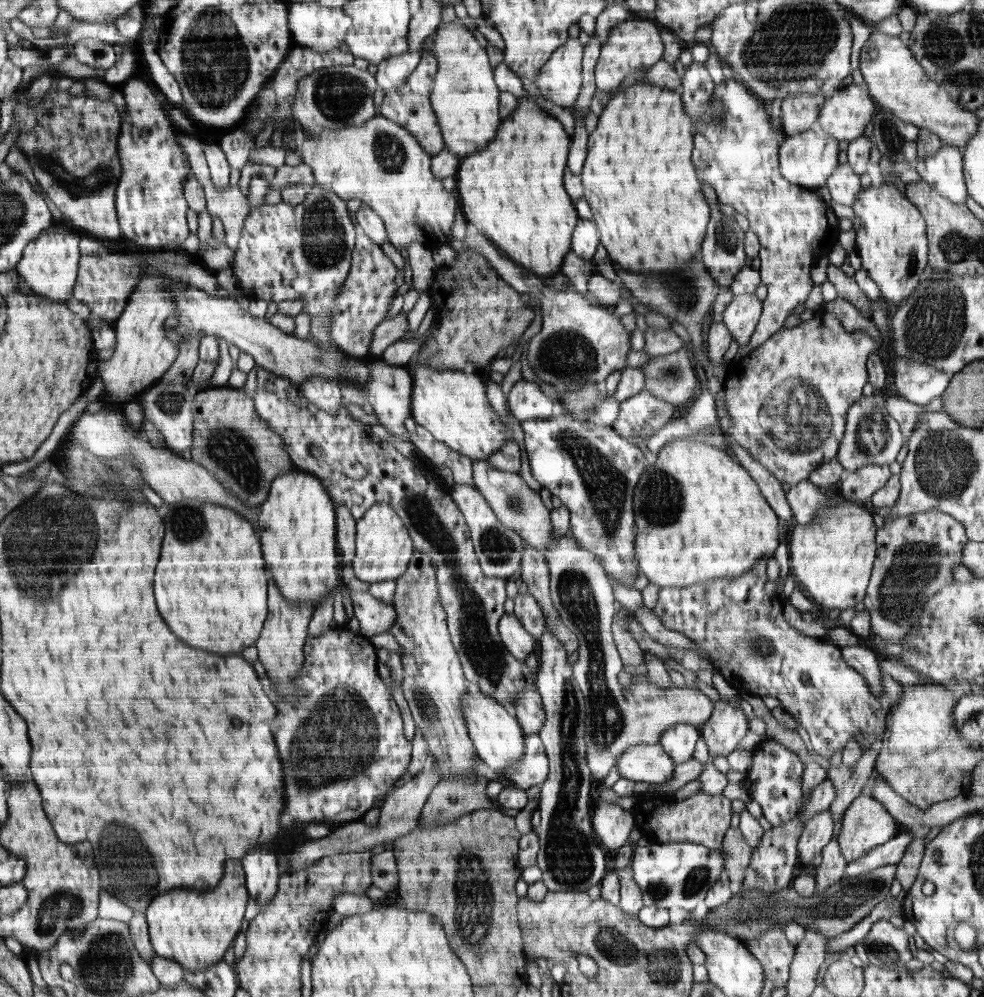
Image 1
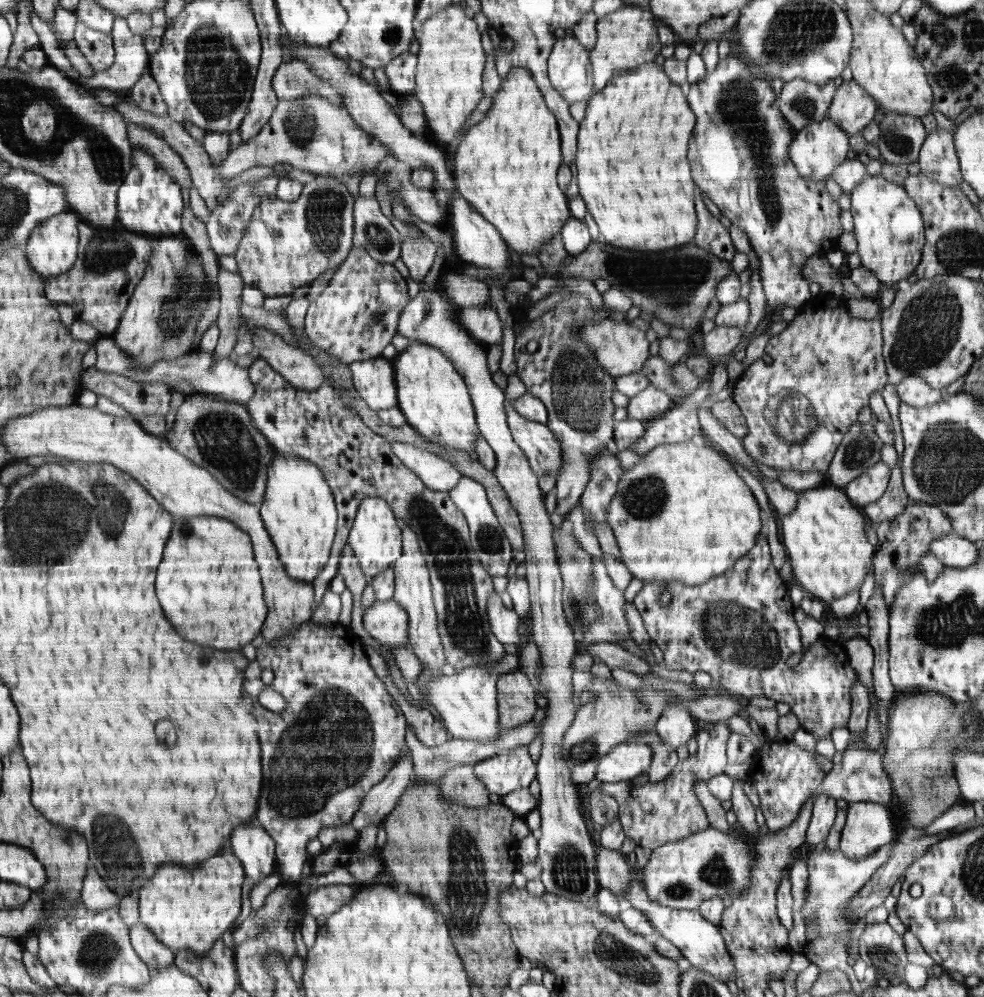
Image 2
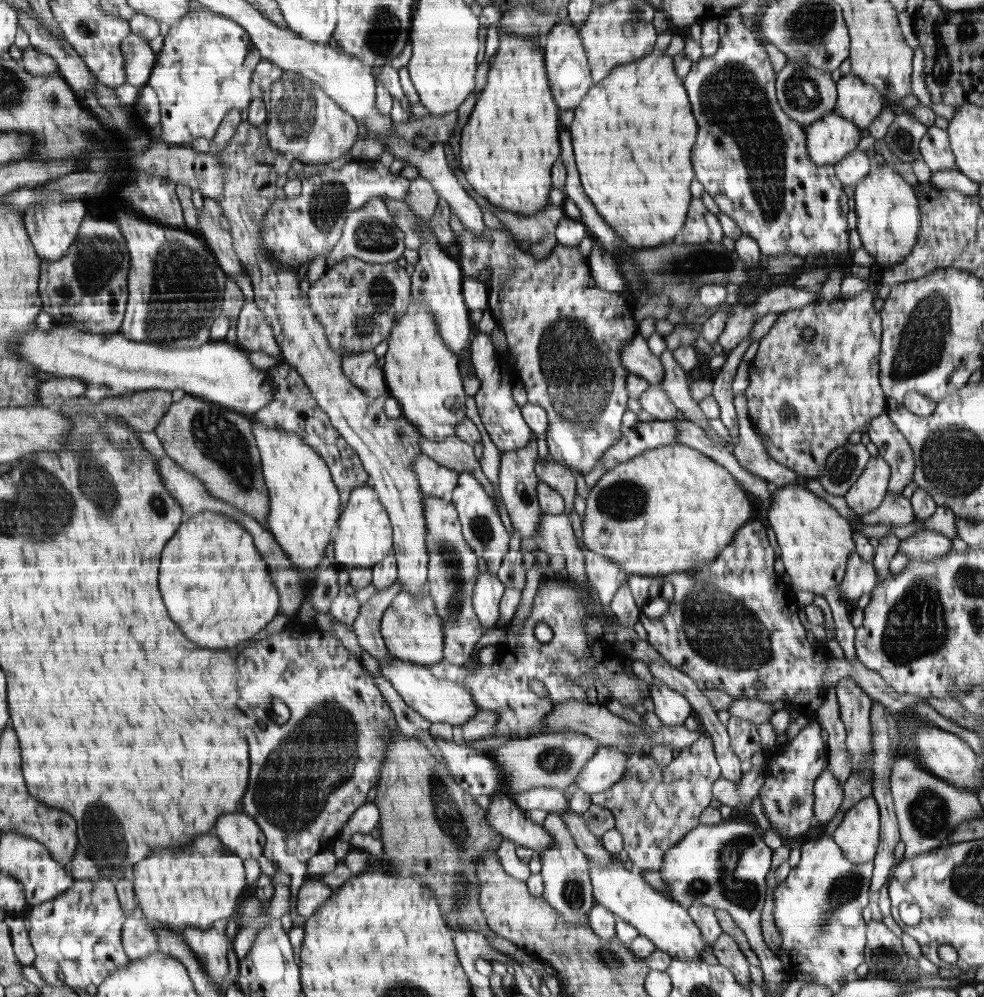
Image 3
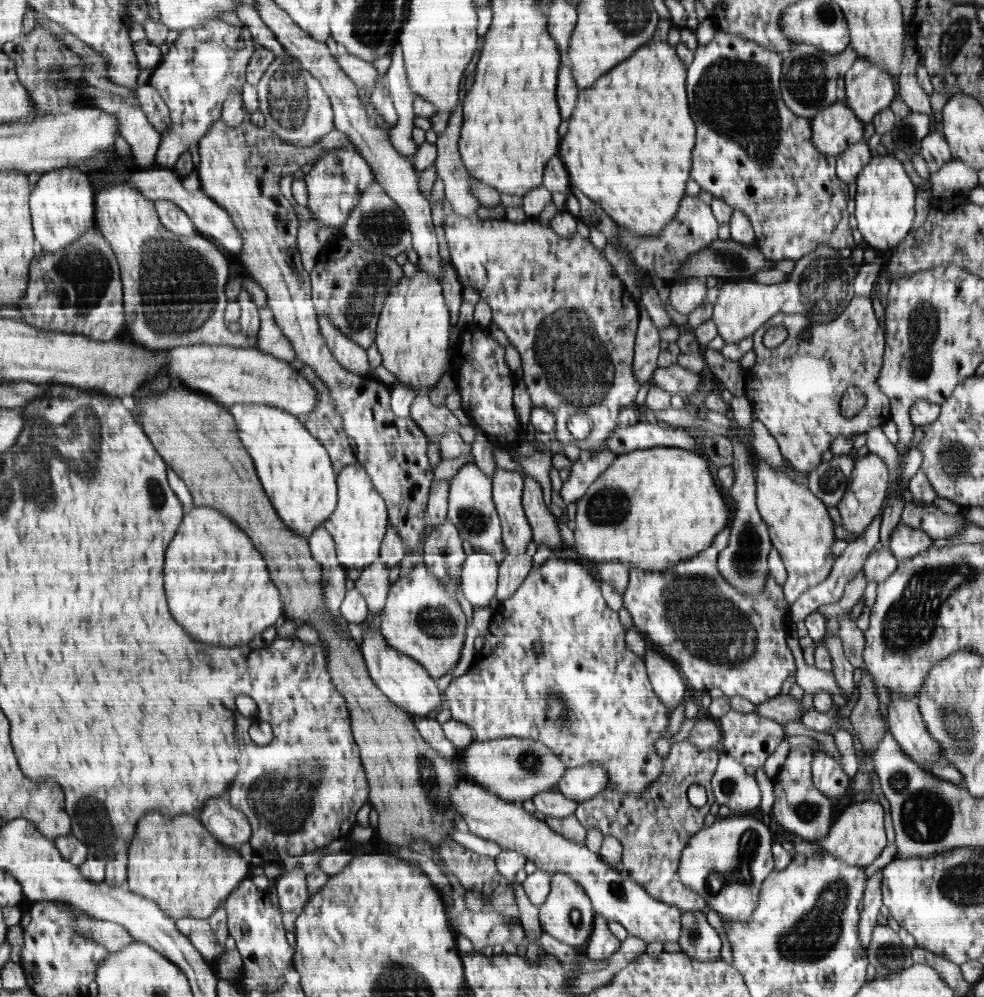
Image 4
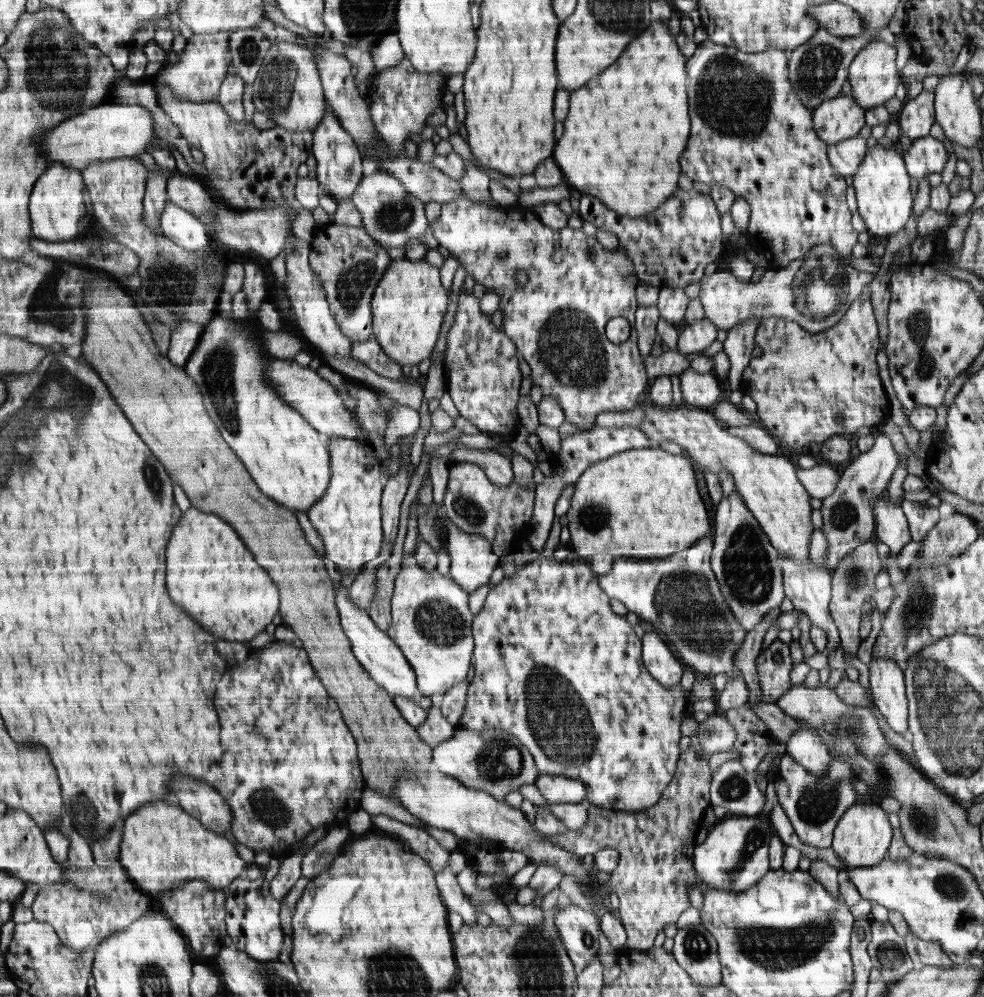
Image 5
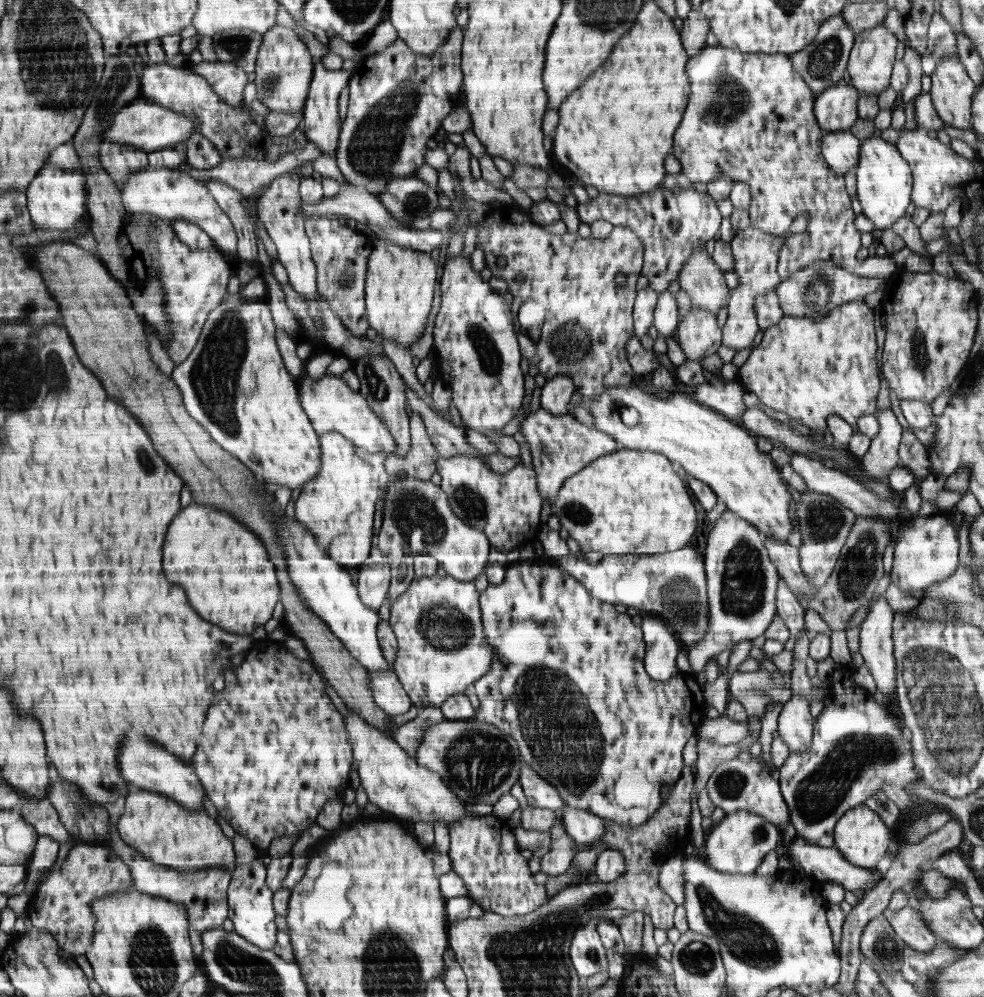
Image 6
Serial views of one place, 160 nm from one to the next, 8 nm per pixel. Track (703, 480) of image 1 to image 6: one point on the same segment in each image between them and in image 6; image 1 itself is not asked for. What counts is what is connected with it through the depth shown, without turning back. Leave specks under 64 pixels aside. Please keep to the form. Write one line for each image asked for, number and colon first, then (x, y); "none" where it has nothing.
2: (682, 514)
3: (671, 509)
4: (650, 509)
5: (644, 503)
6: (629, 501)

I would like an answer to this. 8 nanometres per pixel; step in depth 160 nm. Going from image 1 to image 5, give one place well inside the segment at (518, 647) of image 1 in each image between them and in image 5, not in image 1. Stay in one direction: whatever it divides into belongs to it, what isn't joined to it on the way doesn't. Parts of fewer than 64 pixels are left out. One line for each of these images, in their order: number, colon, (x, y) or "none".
2: (504, 622)
3: (489, 590)
4: (479, 574)
5: (472, 560)

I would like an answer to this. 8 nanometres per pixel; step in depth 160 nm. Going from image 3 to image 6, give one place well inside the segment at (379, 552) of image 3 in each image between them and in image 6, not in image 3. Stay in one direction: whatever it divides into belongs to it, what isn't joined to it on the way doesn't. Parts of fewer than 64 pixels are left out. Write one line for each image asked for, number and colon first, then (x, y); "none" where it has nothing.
4: (358, 525)
5: (347, 518)
6: (337, 505)

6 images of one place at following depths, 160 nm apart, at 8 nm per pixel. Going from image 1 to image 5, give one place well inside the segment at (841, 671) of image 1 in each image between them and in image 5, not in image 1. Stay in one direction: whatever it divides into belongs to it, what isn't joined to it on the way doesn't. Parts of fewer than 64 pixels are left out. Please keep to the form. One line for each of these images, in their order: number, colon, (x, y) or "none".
2: (738, 627)
3: (733, 622)
4: (716, 636)
5: (679, 595)

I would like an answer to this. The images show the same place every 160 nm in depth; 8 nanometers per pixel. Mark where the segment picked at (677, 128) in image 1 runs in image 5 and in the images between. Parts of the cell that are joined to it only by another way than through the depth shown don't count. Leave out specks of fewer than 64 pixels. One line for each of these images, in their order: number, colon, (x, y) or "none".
2: (631, 166)
3: (642, 192)
4: (658, 132)
5: (625, 132)

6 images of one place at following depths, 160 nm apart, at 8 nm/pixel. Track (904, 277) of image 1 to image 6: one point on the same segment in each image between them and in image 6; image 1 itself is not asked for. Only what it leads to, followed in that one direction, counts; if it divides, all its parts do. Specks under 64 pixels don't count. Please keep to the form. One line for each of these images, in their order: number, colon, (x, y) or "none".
2: (889, 229)
3: (889, 220)
4: (885, 198)
5: (882, 184)
6: (884, 180)

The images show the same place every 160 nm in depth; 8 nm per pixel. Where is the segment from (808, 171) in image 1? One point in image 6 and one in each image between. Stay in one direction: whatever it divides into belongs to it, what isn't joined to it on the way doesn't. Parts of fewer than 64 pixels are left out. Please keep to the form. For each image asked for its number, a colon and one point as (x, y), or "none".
2: (818, 149)
3: (831, 138)
4: (835, 128)
5: (836, 119)
6: (835, 109)

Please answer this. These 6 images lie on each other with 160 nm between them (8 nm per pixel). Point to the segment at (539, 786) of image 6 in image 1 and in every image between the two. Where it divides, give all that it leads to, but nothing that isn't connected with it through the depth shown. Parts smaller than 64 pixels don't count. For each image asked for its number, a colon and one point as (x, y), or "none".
1: (641, 763)
2: (626, 761)
3: (606, 767)
4: (581, 783)
5: (555, 789)

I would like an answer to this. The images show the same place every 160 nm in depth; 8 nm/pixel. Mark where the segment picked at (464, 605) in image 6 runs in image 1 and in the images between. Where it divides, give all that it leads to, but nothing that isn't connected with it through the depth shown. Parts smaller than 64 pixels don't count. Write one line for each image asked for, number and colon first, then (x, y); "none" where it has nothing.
1: (374, 616)
2: (386, 621)
3: (412, 629)
4: (420, 619)
5: (431, 619)

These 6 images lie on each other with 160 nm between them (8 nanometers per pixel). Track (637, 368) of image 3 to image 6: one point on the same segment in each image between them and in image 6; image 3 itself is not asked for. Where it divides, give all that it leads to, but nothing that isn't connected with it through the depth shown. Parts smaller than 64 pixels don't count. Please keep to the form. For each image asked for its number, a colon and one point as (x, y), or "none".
4: (676, 379)
5: (699, 390)
6: (729, 402)

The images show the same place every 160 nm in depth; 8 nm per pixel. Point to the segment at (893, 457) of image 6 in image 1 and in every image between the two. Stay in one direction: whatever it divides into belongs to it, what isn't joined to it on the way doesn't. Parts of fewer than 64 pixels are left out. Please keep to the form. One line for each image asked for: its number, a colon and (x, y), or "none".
1: (858, 486)
2: (870, 485)
3: (866, 494)
4: (866, 493)
5: (848, 522)

